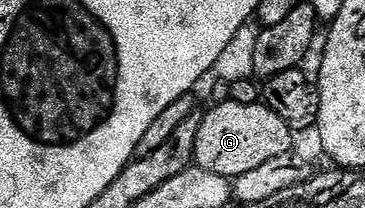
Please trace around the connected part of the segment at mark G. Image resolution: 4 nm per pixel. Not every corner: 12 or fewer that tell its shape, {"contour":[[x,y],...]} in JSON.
{"contour":[[265,102],[205,112],[193,166],[231,181],[295,132]]}

